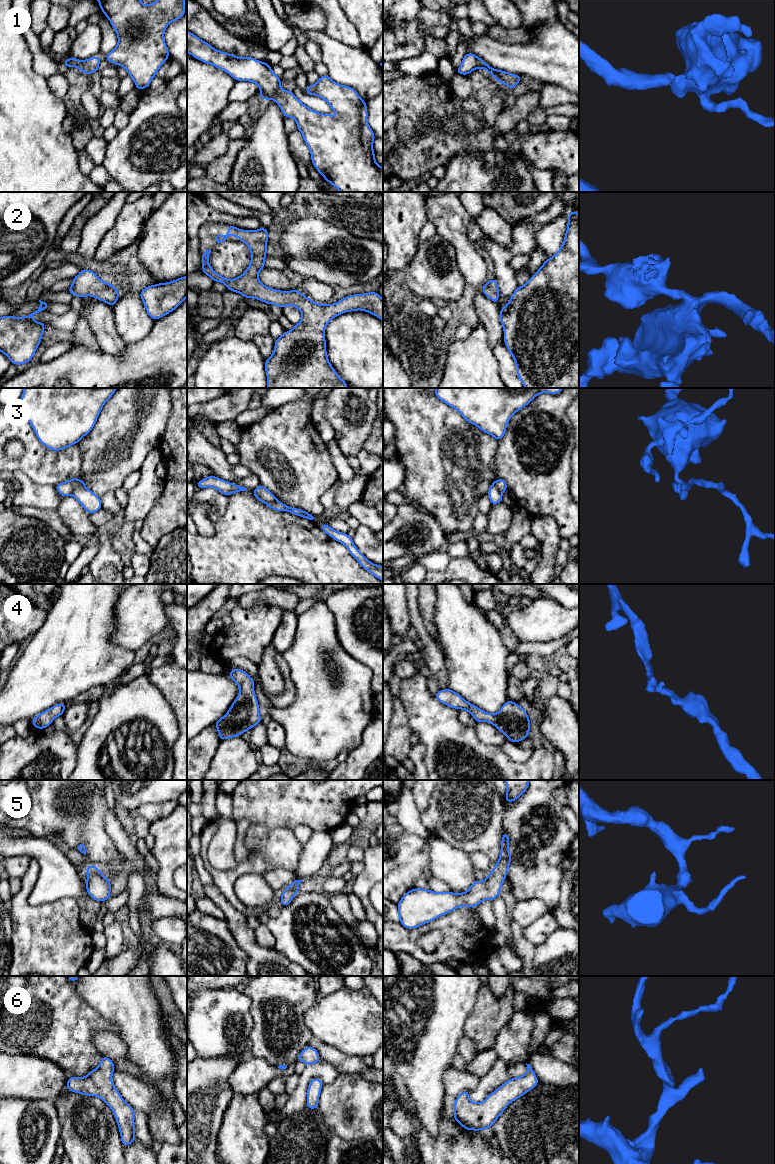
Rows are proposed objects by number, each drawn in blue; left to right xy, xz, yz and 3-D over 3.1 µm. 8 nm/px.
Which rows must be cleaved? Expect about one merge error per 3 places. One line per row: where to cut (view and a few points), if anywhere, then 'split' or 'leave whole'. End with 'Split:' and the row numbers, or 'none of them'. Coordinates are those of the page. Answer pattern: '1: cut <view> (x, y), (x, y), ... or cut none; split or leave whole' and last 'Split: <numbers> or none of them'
1: cut none; leave whole
2: cut none; leave whole
3: cut xz (253, 490), (262, 500), (276, 501); split
4: cut none; leave whole
5: cut none; leave whole
6: cut none; leave whole
Split: 3

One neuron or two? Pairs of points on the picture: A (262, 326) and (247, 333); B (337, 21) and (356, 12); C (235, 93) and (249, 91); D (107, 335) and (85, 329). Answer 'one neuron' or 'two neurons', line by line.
A: one neuron
B: two neurons
C: one neuron
D: two neurons

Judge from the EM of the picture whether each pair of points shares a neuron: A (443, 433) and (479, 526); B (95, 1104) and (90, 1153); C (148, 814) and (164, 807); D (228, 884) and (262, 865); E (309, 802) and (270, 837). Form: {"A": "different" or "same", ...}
{"A": "different", "B": "same", "C": "same", "D": "same", "E": "different"}

